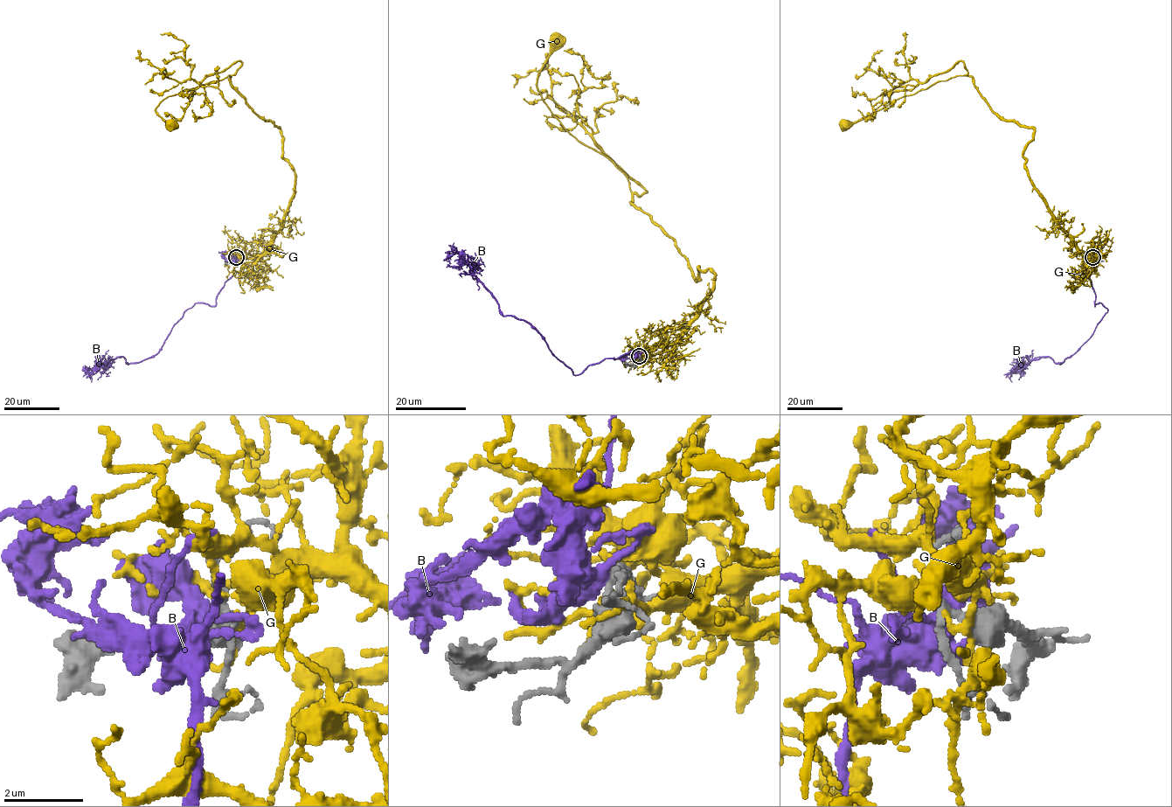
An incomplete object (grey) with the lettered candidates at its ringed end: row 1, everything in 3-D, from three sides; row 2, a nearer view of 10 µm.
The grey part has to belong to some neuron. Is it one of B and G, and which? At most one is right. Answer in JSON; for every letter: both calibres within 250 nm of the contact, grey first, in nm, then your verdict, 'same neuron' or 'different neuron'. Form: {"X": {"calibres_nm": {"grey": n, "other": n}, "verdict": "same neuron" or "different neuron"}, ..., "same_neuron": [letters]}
{"B": {"calibres_nm": {"grey": 280, "other": 360}, "verdict": "different neuron"}, "G": {"calibres_nm": {"grey": 160, "other": 140}, "verdict": "different neuron"}, "same_neuron": []}

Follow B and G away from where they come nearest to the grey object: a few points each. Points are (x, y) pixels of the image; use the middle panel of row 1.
B: (639, 357), (636, 348), (574, 374), (535, 330), (502, 314), (456, 252), (444, 260)
G: (640, 357), (677, 339), (714, 274), (698, 267), (696, 281), (627, 177), (551, 111), (538, 73), (556, 40)

